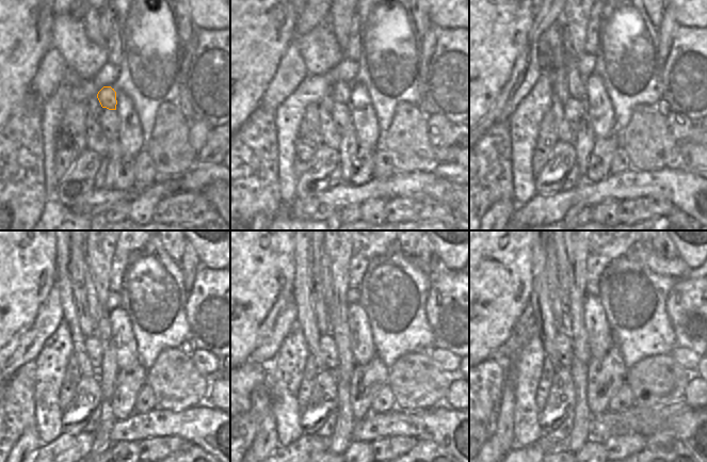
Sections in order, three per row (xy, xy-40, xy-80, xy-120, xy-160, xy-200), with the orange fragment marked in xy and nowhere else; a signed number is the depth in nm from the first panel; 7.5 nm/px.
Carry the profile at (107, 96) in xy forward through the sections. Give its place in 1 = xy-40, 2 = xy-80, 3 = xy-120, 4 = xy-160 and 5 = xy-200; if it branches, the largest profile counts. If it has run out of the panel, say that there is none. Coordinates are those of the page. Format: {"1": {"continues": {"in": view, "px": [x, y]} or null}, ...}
{"1": {"continues": {"in": "xy-40", "px": [340, 91]}}, "2": {"continues": {"in": "xy-80", "px": [576, 81]}}, "3": {"continues": {"in": "xy-120", "px": [95, 309]}}, "4": {"continues": {"in": "xy-160", "px": [325, 273]}}, "5": {"continues": {"in": "xy-200", "px": [561, 258]}}}

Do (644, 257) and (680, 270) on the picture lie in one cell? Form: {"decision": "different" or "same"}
{"decision": "same"}

